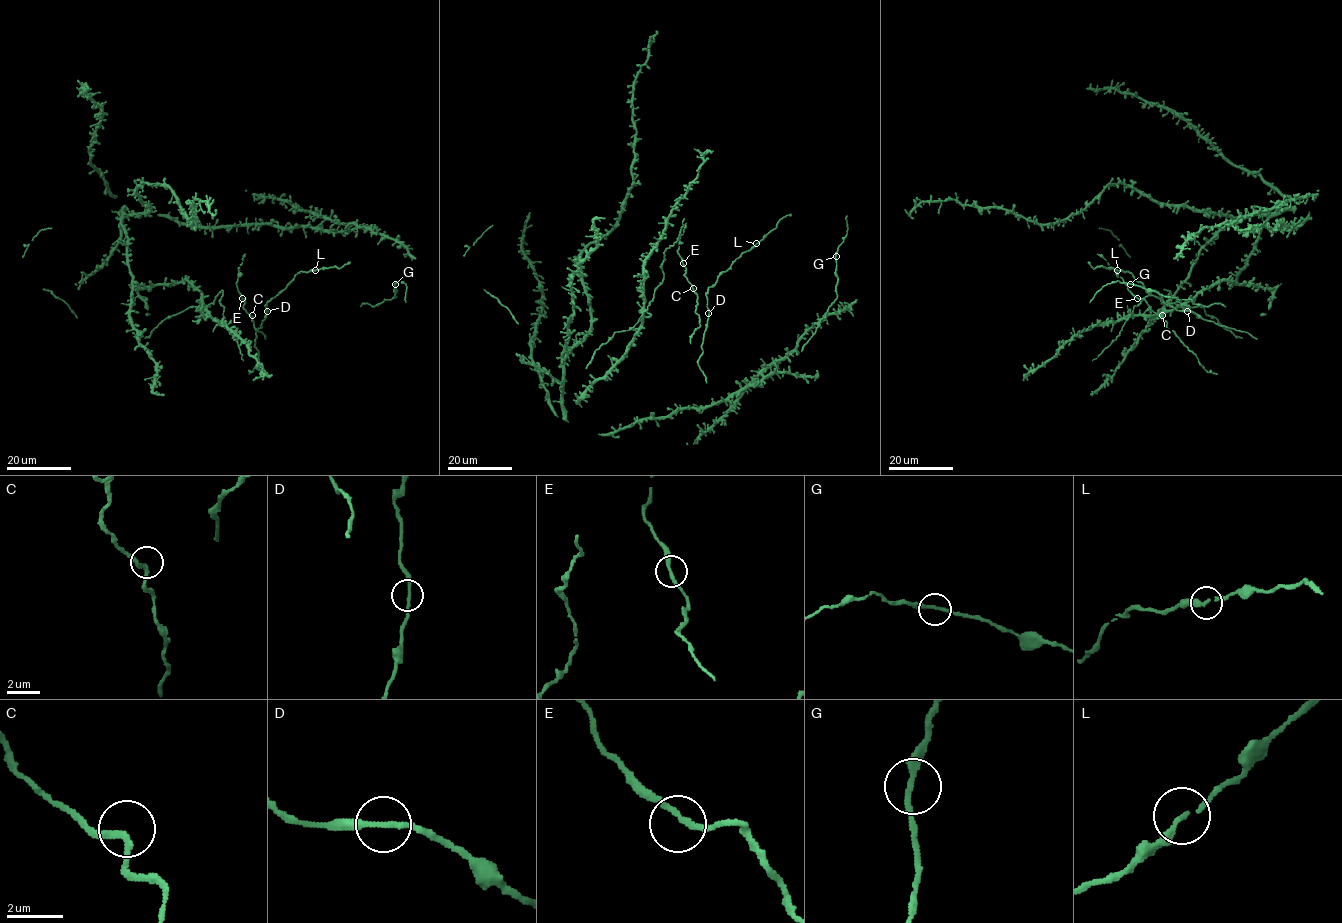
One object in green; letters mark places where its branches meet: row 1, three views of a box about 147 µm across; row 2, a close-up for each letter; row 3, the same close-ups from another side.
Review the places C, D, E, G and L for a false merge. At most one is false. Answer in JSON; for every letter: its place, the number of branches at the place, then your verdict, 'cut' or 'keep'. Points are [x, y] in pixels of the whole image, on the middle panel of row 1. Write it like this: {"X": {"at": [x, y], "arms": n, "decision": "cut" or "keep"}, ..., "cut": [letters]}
{"C": {"at": [693, 288], "arms": 2, "decision": "keep"}, "D": {"at": [708, 313], "arms": 2, "decision": "keep"}, "E": {"at": [683, 263], "arms": 2, "decision": "keep"}, "G": {"at": [836, 256], "arms": 2, "decision": "keep"}, "L": {"at": [756, 243], "arms": 2, "decision": "keep"}, "cut": []}

